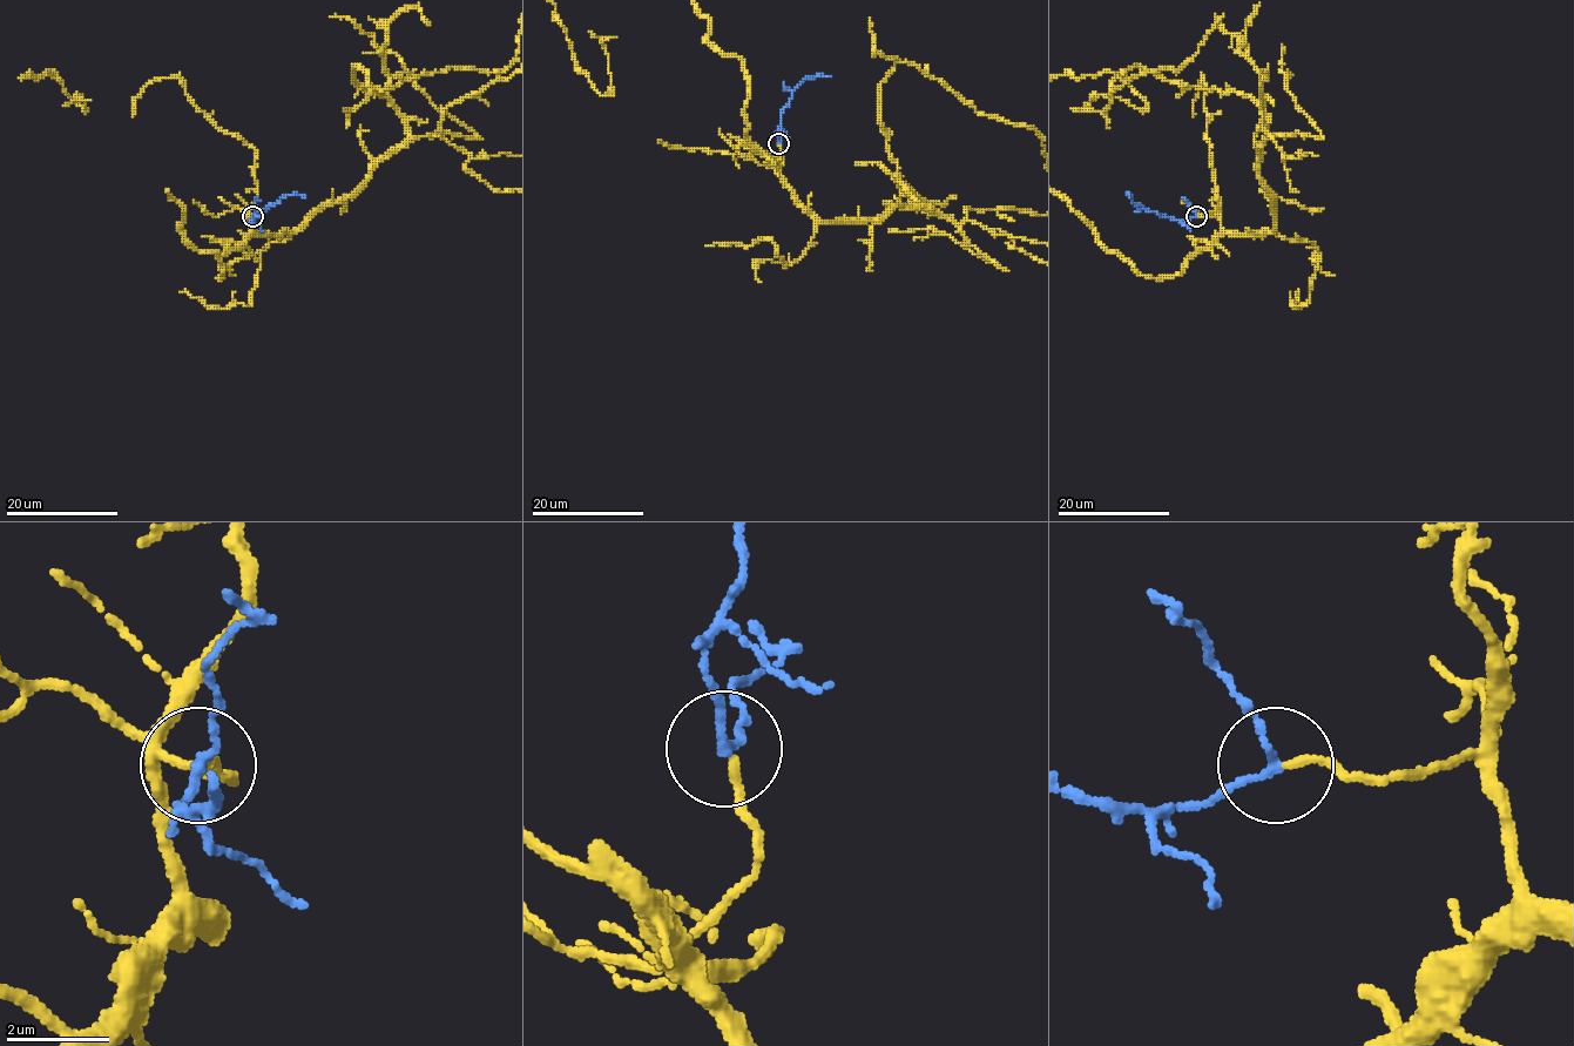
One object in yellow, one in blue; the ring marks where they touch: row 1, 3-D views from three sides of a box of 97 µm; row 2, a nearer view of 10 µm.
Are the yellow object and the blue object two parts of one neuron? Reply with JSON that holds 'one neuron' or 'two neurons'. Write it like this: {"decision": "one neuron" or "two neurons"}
{"decision": "one neuron"}

